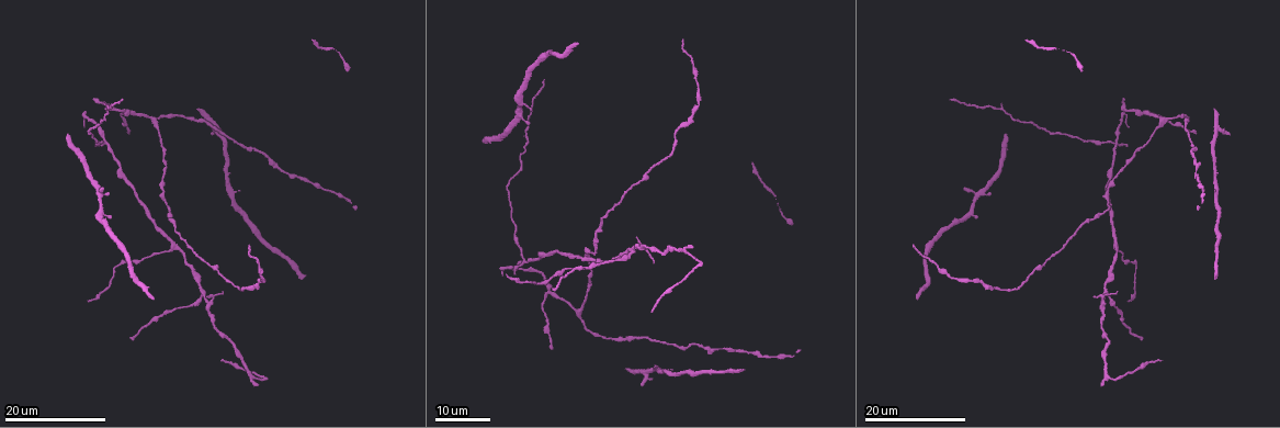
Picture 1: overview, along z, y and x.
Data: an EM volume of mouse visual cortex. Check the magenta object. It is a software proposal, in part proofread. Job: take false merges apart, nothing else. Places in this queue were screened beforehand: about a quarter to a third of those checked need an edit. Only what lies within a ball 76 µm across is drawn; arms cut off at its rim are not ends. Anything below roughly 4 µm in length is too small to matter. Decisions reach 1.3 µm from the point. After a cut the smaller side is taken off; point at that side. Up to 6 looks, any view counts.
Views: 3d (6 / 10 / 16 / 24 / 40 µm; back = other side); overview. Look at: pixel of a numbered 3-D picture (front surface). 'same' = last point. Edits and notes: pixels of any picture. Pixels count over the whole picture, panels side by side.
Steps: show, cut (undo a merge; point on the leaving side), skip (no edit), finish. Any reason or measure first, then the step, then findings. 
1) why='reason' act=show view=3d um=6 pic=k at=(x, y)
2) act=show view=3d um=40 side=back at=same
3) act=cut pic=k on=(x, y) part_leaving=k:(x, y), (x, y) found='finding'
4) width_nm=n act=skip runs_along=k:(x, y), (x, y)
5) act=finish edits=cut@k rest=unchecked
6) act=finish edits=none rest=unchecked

why='small branch off a trunk' act=show view=3d um=24 pic=1 at=(104, 142)

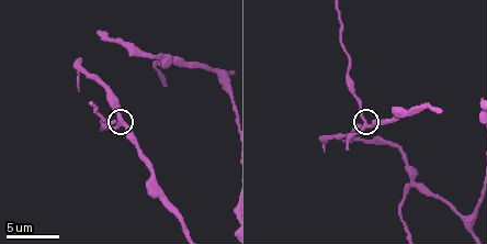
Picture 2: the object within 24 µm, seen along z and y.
act=show view=3d um=10 pic=2 at=(122, 125)

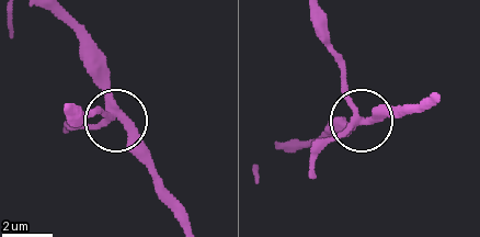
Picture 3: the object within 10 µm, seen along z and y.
why='other side' act=show view=3d um=10 side=back pic=3 at=(113, 118)

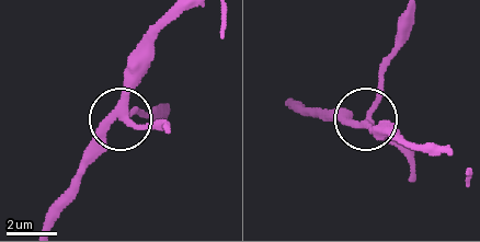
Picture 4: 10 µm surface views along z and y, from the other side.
arms=4 act=cut pic=4 on=(137, 110) found='two cells meet here'

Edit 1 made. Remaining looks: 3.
act=show view=3d um=10 pic=2 at=(471, 226)

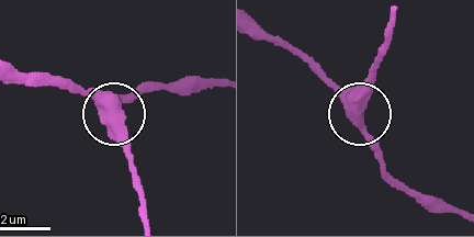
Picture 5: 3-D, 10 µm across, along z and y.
act=show view=3d um=10 side=back pic=5 at=(355, 111)

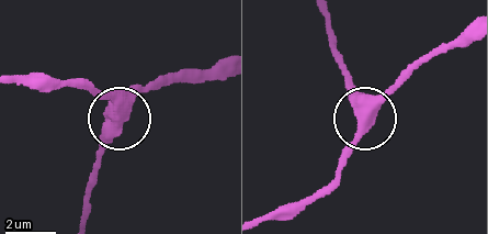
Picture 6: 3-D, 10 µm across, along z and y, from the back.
act=skip found='all the same cell'

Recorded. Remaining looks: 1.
act=finish edits=cut@4 rest=unchecked

